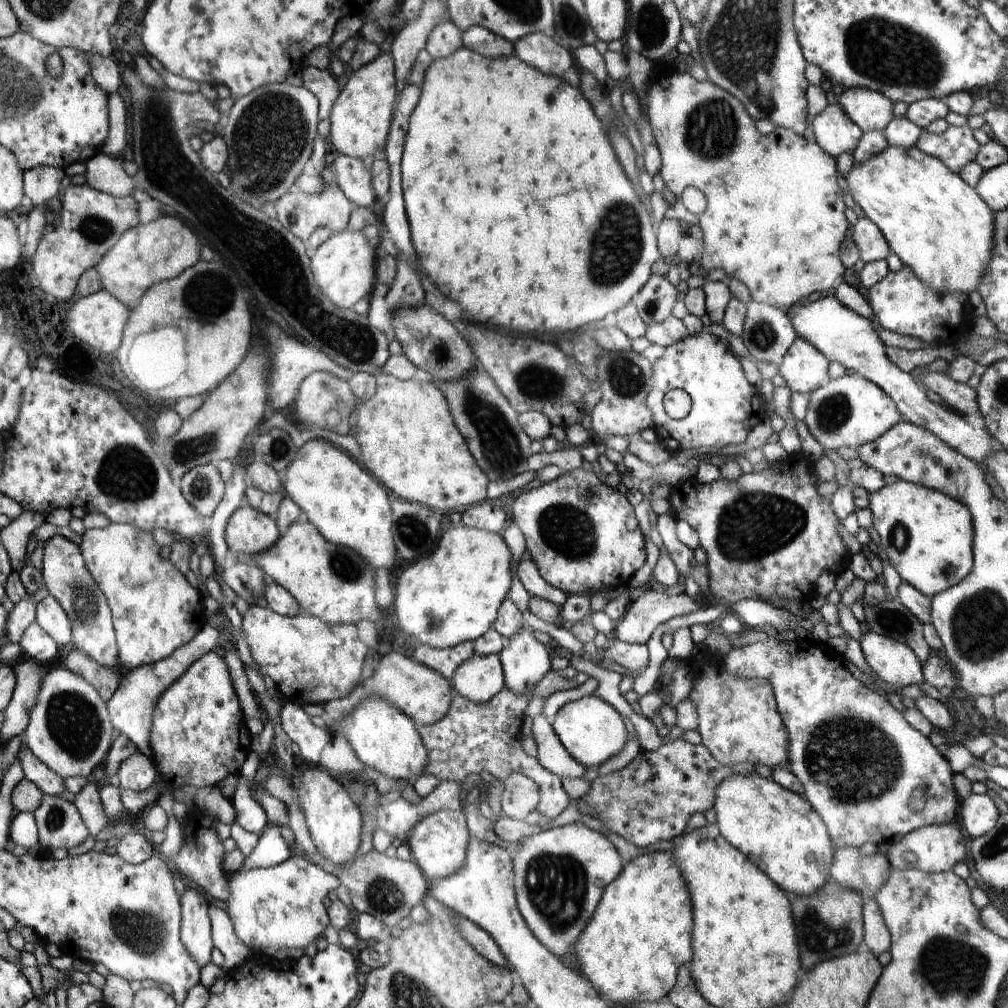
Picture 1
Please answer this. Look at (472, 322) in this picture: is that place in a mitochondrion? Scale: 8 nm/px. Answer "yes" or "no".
no

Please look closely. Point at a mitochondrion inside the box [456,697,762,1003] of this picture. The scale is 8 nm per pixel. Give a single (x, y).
(556, 885)

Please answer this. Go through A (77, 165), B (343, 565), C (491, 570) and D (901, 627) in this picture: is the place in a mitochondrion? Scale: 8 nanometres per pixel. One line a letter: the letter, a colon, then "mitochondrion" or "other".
A: other
B: mitochondrion
C: other
D: mitochondrion

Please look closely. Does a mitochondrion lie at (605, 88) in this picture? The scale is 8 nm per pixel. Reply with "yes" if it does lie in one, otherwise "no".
no

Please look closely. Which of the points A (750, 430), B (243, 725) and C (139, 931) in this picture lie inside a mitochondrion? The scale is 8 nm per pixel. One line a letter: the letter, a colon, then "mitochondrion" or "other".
A: other
B: other
C: mitochondrion

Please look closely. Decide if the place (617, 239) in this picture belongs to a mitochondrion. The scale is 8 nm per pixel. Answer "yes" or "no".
yes

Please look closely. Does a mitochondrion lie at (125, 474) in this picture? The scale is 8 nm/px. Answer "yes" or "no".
yes

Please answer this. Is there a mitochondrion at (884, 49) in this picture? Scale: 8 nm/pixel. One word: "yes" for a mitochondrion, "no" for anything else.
yes

